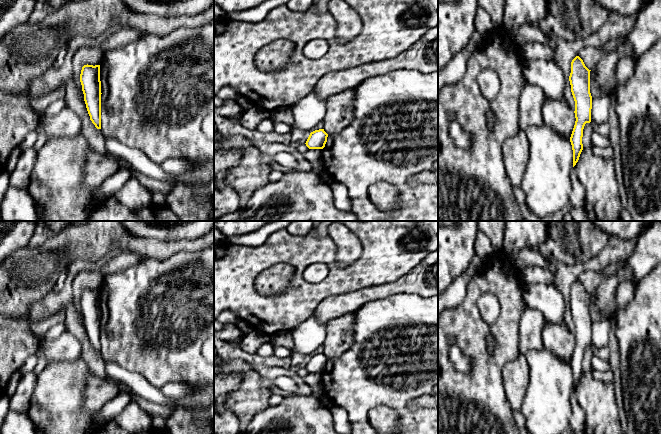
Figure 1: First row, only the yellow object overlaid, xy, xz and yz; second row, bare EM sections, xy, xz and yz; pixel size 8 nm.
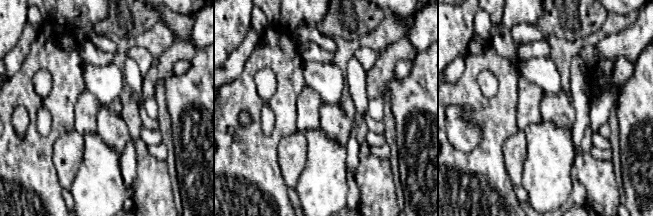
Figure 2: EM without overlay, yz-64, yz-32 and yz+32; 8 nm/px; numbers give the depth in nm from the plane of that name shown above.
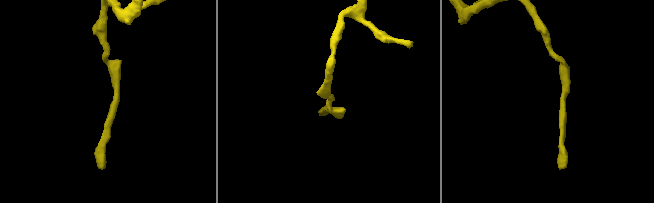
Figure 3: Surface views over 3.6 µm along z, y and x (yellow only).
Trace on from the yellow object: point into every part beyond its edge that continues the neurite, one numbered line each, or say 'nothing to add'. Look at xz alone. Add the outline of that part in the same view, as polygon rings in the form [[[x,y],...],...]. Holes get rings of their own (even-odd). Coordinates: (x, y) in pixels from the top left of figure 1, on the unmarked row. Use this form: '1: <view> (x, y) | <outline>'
nothing to add

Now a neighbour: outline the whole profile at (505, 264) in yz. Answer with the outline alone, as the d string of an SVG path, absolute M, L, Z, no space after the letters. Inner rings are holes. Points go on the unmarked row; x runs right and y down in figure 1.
M503 250L496 251L494 253L498 261L498 267L502 274L509 276L513 269L513 263L511 261L511 255L507 254Z

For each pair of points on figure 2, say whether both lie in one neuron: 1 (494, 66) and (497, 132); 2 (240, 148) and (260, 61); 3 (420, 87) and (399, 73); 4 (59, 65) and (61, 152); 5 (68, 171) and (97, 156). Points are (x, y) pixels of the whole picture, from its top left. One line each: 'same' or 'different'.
1: same
2: same
3: different
4: different
5: different

